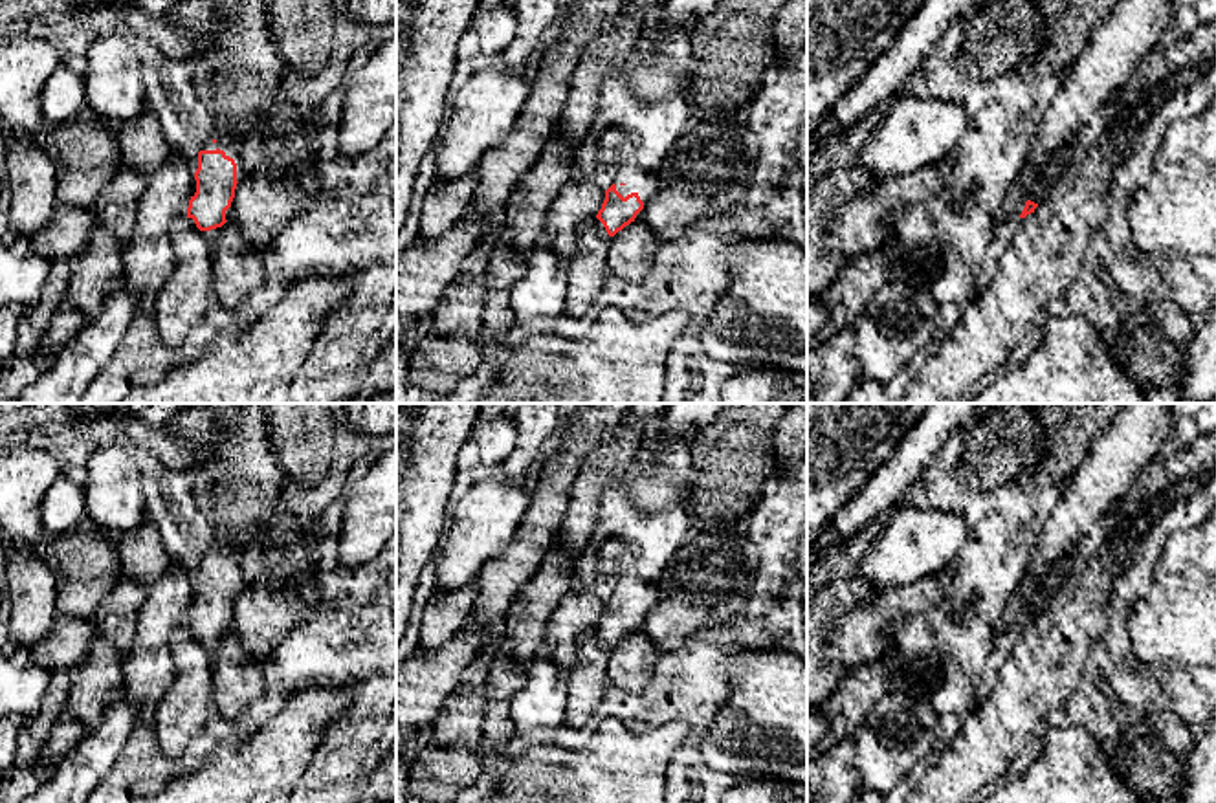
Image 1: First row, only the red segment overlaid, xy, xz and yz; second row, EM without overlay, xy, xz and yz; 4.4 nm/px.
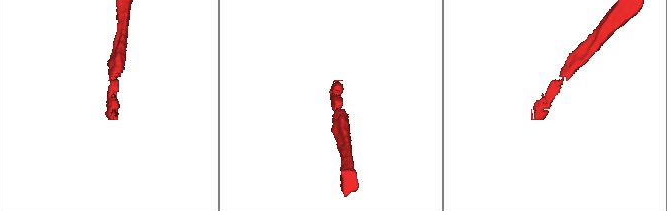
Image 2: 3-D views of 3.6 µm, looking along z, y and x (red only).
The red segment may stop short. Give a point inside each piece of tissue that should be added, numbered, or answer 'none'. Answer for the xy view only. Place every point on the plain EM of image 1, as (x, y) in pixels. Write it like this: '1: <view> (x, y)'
1: xy (224, 554)

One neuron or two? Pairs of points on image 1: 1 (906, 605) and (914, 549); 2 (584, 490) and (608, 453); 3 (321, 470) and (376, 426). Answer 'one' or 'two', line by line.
1: two
2: one
3: two

